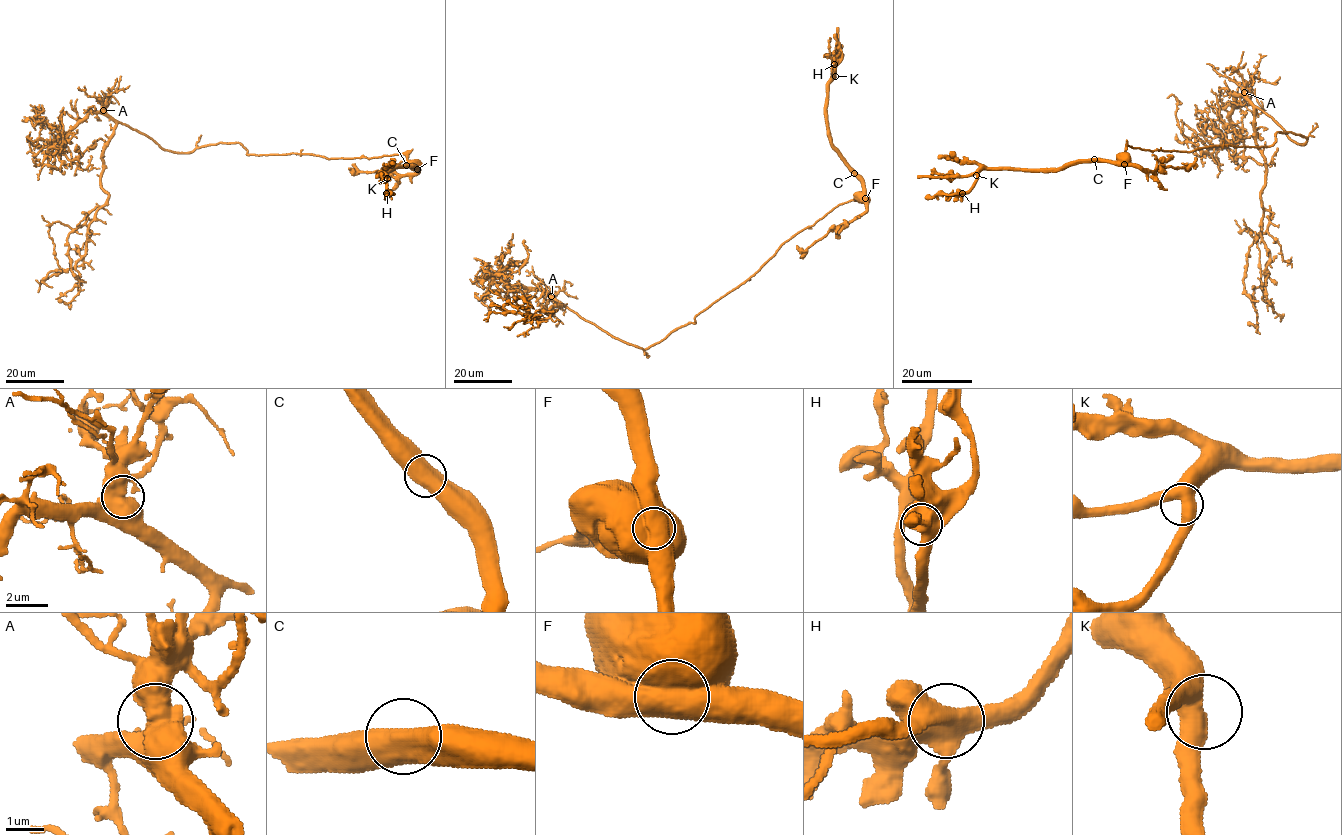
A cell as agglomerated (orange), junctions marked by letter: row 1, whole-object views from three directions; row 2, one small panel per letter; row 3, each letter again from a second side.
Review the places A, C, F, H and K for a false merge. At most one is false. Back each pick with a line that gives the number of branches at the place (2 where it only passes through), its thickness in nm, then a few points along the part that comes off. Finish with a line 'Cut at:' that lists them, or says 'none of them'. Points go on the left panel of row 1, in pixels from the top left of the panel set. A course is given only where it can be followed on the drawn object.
F: 1 branches meet; 1250 nm thick; foreign part runs (417, 168), (395, 167), (378, 173), (386, 179), (386, 190), (394, 194), (386, 196)
Cut at: F

